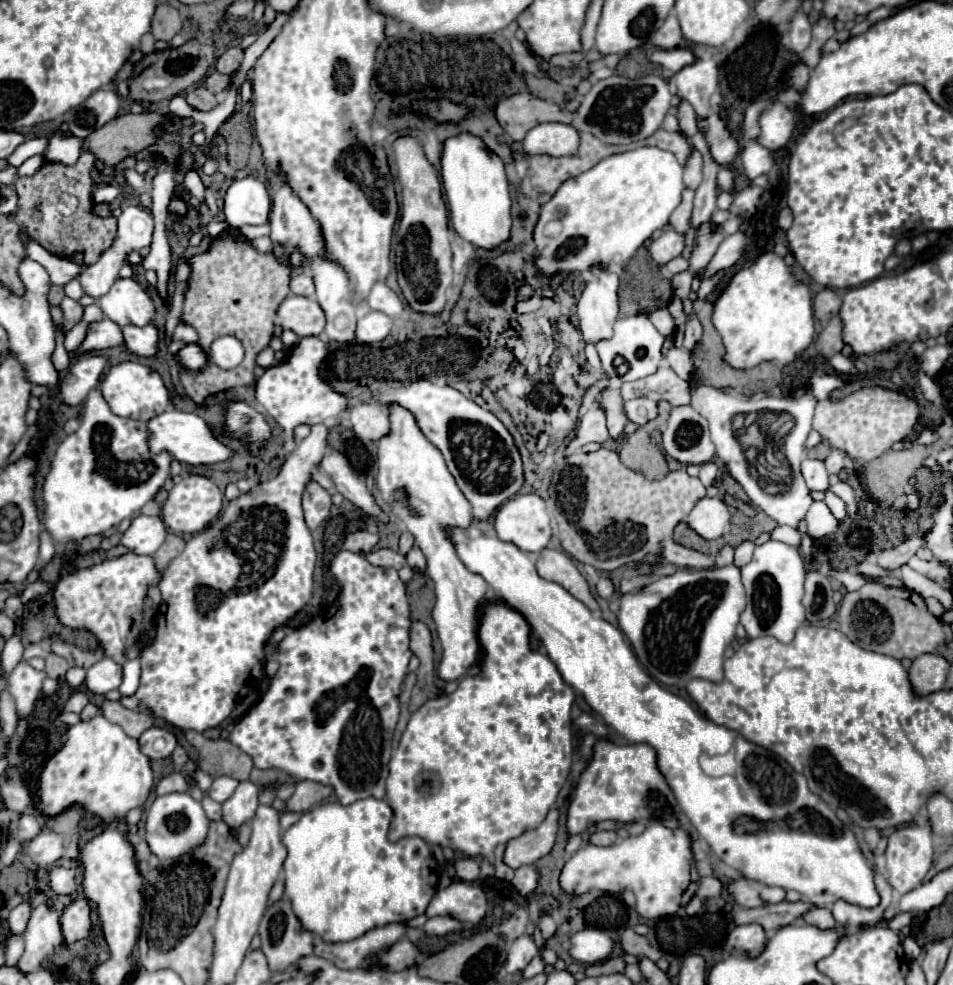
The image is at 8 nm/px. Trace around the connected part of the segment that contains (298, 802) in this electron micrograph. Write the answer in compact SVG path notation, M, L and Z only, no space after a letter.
M298 782L294 794L286 800L286 810L288 812L308 812L310 808L314 808L320 800L328 798L332 794L332 790L328 786L316 784L316 782Z

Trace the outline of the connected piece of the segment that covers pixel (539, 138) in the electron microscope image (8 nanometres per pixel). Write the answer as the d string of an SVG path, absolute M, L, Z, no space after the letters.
M538 124L534 126L522 148L528 156L548 154L548 156L574 156L578 152L580 134L570 124Z

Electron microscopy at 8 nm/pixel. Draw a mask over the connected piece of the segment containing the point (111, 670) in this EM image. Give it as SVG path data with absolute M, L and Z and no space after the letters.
M102 658L86 672L86 688L92 694L106 694L116 690L122 682L122 666L110 658Z

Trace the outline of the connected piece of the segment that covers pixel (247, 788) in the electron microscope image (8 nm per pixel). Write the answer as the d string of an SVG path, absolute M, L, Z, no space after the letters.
M248 780L240 782L236 792L226 802L222 802L224 822L232 830L238 830L244 822L252 820L256 808L258 808L258 786L254 786Z

